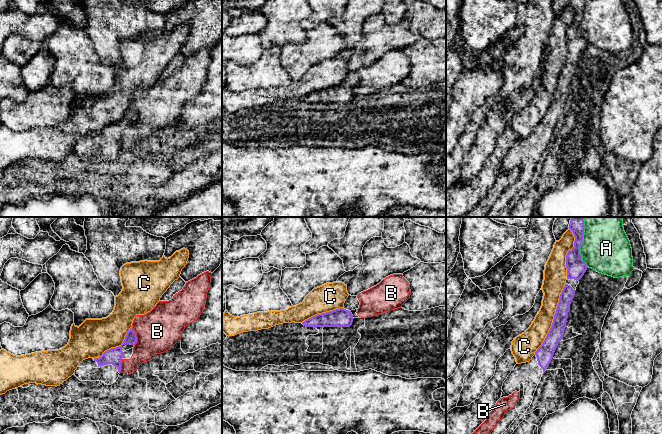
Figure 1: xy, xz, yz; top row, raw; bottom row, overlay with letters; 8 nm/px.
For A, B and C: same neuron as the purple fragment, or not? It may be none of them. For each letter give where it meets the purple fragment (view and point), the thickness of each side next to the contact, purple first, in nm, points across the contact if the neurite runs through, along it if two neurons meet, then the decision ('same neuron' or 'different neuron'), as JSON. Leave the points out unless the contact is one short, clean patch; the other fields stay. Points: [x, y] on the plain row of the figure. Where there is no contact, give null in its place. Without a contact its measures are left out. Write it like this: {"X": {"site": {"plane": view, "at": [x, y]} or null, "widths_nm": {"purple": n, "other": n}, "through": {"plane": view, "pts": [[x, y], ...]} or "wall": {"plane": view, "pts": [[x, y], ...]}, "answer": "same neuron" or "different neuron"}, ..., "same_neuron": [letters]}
{"A": {"site": {"plane": "yz", "at": [580, 21]}, "widths_nm": {"purple": 160, "other": 380}, "answer": "different neuron"}, "B": {"site": {"plane": "xy", "at": [135, 112]}, "widths_nm": {"purple": 130, "other": 340}, "answer": "different neuron"}, "C": {"site": {"plane": "yz", "at": [553, 95]}, "widths_nm": {"purple": 120, "other": 170}, "answer": "different neuron"}, "same_neuron": []}

